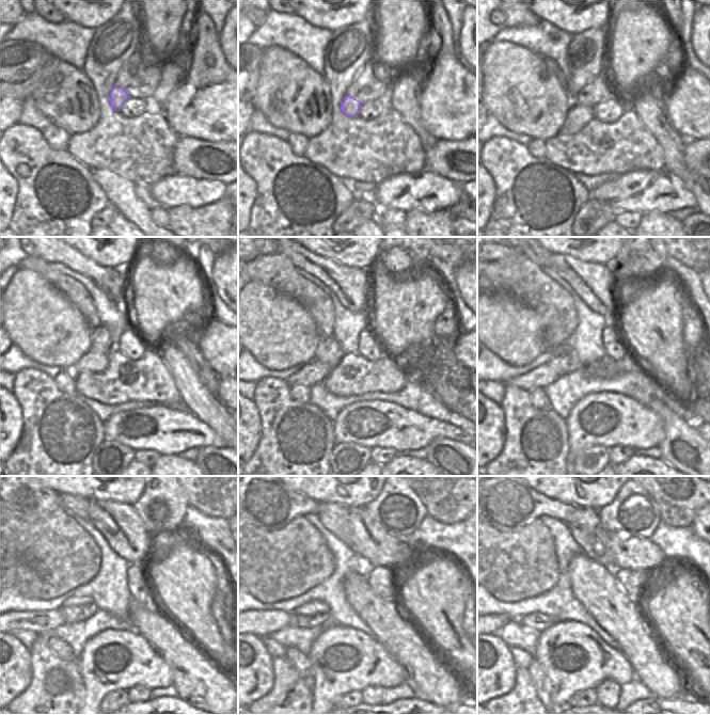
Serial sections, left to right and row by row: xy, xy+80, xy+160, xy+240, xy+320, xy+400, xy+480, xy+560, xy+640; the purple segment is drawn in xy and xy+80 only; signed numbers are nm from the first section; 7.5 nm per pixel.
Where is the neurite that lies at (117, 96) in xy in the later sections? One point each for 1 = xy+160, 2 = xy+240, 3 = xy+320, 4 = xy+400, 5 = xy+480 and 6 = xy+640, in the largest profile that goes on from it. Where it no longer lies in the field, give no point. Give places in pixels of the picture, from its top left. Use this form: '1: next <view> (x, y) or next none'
1: next xy+160 (579, 115)
2: next xy+240 (92, 362)
3: next xy+320 (313, 372)
4: next xy+400 (542, 376)
5: next xy+480 (38, 621)
6: next xy+640 (499, 621)

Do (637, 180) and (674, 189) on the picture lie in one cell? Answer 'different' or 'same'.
same

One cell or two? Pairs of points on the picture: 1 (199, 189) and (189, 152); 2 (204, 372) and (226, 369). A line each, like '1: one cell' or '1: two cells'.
1: two cells
2: two cells

